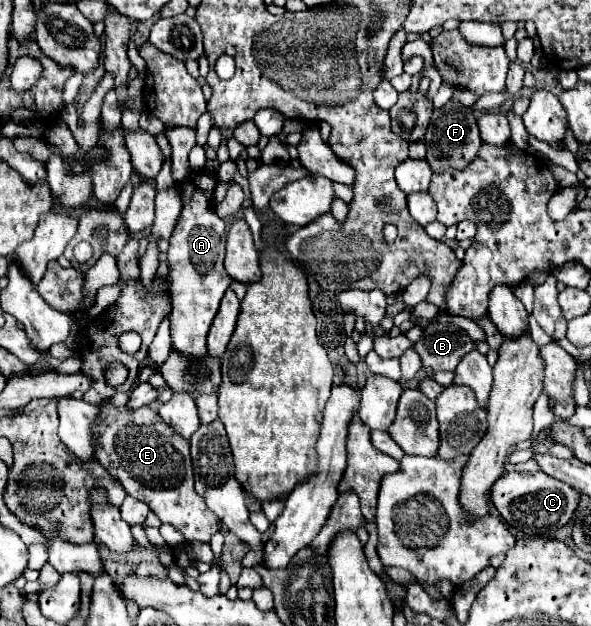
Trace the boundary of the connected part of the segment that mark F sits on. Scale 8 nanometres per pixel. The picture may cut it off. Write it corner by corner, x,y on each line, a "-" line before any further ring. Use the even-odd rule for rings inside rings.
447,102
443,108
433,112
425,134
425,146
427,146
427,162
433,168
433,172
467,168
481,148
481,136
475,122
475,114
457,102

